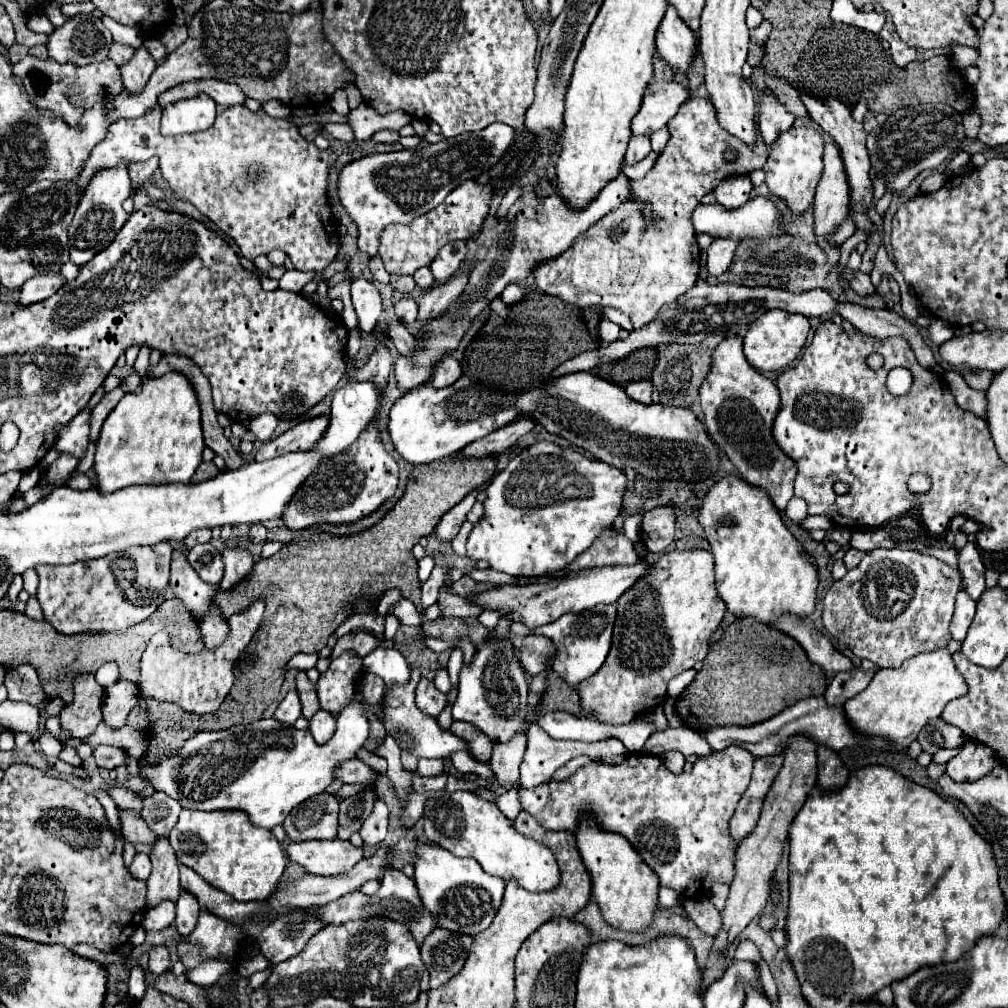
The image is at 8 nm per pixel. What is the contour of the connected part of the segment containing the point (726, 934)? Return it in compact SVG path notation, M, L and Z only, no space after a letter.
M796 736L790 740L790 748L784 754L784 766L780 774L774 778L766 798L764 806L758 818L758 824L754 830L742 840L742 846L736 850L736 878L730 886L730 896L728 904L722 910L722 932L716 936L714 950L710 954L710 962L702 974L702 988L708 988L710 982L718 980L724 972L724 964L720 962L720 956L726 952L730 942L750 924L754 916L758 916L768 900L768 890L770 890L770 880L774 876L774 870L780 862L782 856L782 846L784 840L788 838L788 828L806 802L810 788L816 786L816 744L804 736Z

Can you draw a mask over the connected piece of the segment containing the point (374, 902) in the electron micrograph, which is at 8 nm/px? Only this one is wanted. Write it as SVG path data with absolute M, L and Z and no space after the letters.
M390 868L386 872L386 876L380 884L380 890L374 896L366 896L360 890L356 890L354 894L346 894L342 898L338 898L338 902L318 906L314 916L324 926L332 926L332 924L338 926L342 922L362 920L362 918L394 918L394 922L402 922L408 926L408 930L410 930L410 934L414 934L418 946L422 944L422 940L426 940L428 934L434 932L434 928L438 928L438 922L434 922L434 914L430 914L430 910L426 910L422 906L422 900L418 898L418 886L414 886L414 880L396 868Z

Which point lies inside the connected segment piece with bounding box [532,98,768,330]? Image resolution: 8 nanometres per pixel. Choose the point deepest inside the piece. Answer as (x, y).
(619, 262)

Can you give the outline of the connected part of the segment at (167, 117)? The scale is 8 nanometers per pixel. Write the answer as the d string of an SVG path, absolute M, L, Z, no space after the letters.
M206 94L178 100L162 108L162 128L166 134L194 134L208 130L216 118L216 102Z

